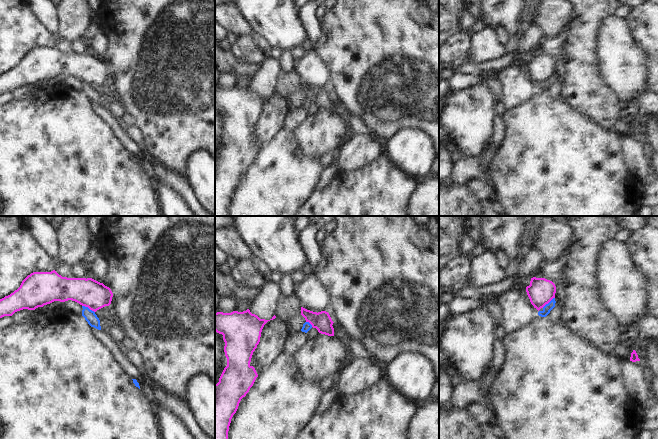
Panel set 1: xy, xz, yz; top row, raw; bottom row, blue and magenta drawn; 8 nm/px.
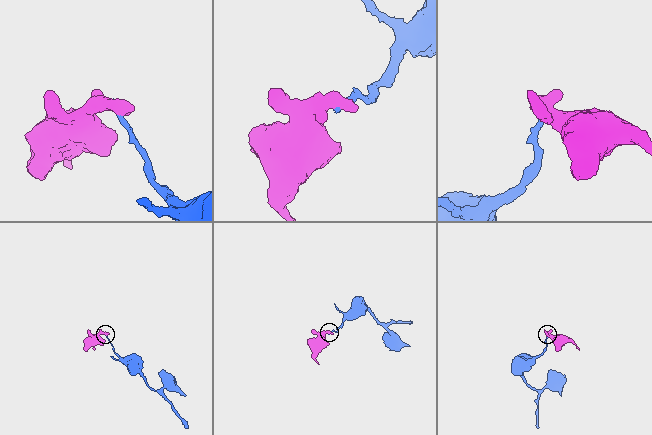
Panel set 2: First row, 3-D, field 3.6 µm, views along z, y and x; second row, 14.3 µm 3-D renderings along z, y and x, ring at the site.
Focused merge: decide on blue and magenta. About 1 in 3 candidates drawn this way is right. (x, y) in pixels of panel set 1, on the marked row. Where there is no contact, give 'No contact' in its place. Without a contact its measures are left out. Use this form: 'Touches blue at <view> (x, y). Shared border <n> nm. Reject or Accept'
Touches blue at xy (88, 308). Shared border 120 nm. Reject

